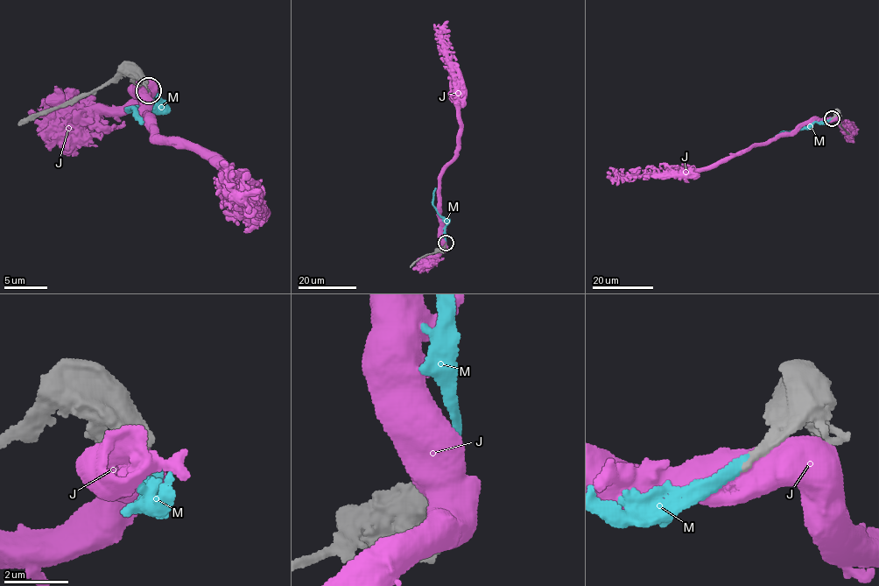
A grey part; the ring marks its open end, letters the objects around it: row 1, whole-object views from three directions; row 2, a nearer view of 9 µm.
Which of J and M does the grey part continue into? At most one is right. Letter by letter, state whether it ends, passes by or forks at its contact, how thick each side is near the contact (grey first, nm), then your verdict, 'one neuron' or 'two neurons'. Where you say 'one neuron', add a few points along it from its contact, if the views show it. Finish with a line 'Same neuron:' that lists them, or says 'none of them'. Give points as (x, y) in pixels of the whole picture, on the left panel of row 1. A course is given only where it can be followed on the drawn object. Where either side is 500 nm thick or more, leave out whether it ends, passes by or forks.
J: calibres 360 and 750 nm; two neurons
M: it ends; calibres 260 and 280 nm; one neuron; course (147, 90), (146, 95), (158, 98), (149, 107), (129, 109), (134, 107), (138, 120), (144, 123)
Same neuron: M

